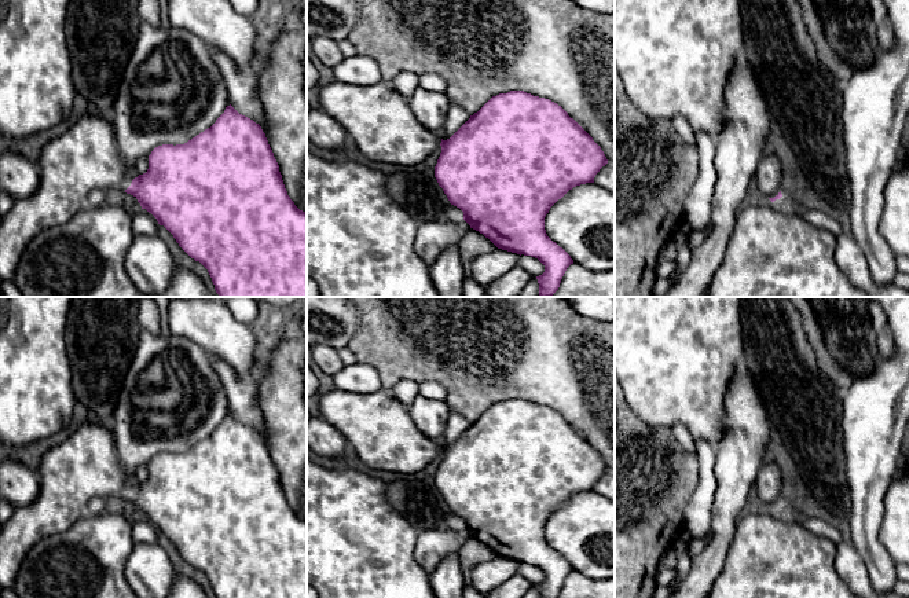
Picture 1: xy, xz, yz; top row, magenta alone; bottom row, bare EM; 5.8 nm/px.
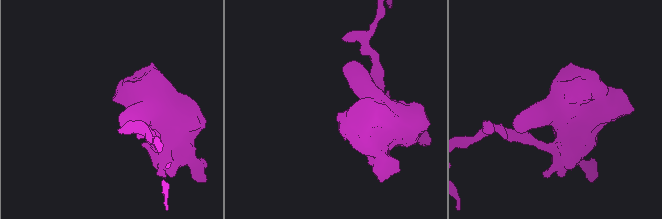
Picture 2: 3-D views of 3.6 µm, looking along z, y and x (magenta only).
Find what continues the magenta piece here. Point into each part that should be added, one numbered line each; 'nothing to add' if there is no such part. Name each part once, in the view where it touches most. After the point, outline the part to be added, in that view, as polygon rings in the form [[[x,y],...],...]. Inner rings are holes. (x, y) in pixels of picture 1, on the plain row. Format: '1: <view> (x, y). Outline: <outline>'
1: yz (768, 484). Outline: [[[767,456],[763,459],[756,481],[755,488],[758,496],[766,506],[774,506],[780,500],[781,492],[781,470],[778,465],[770,461]]]

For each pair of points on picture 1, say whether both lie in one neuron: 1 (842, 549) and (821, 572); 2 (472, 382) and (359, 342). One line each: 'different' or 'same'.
1: different
2: same

